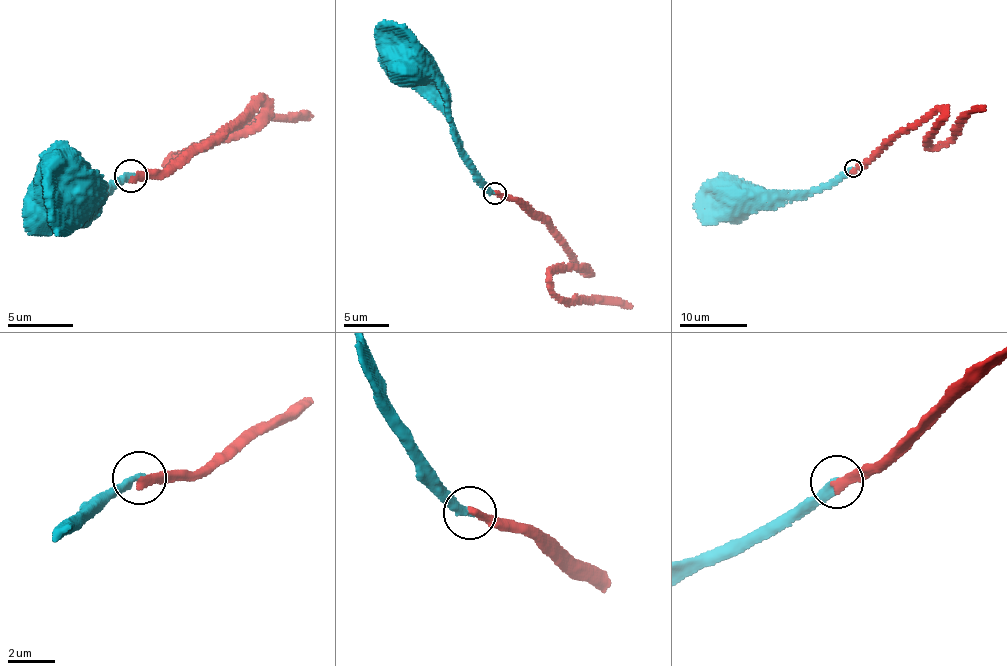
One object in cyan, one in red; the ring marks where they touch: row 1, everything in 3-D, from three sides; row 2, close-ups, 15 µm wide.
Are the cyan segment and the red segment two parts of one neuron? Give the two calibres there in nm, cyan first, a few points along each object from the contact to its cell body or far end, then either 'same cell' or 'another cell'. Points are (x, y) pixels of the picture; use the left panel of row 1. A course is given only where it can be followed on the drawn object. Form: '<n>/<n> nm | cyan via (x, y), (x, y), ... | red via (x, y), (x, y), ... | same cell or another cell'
360/360 nm | cyan via (129, 175), (107, 184), (91, 204), (94, 199), (91, 217), (84, 220), (55, 213), (66, 197) | red via (129, 175), (168, 175), (257, 105), (263, 115), (252, 127), (170, 161), (260, 118), (312, 116) | another cell

